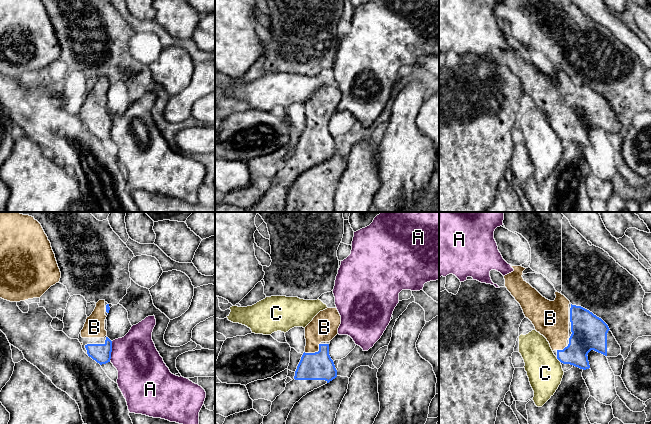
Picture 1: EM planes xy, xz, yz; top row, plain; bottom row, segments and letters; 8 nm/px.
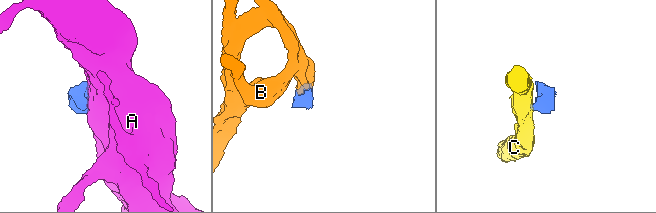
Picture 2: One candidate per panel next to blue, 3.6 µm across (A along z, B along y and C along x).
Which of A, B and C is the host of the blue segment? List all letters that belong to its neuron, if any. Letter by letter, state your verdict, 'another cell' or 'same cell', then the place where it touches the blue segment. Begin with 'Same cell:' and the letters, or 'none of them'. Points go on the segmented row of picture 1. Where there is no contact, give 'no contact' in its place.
Same cell: B
A: another cell; meets blue in xy at (111, 351)
B: same cell; meets blue in xz at (315, 352)
C: another cell; meets blue in yz at (559, 360)

